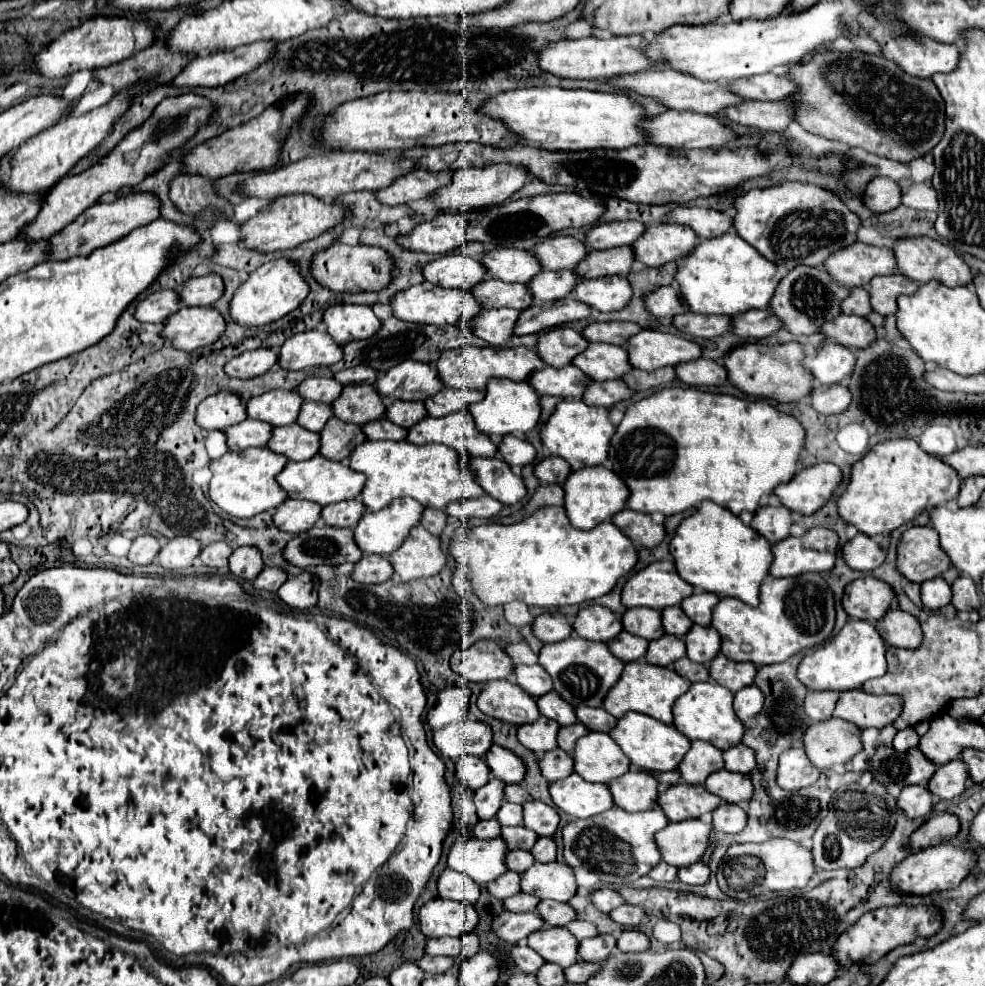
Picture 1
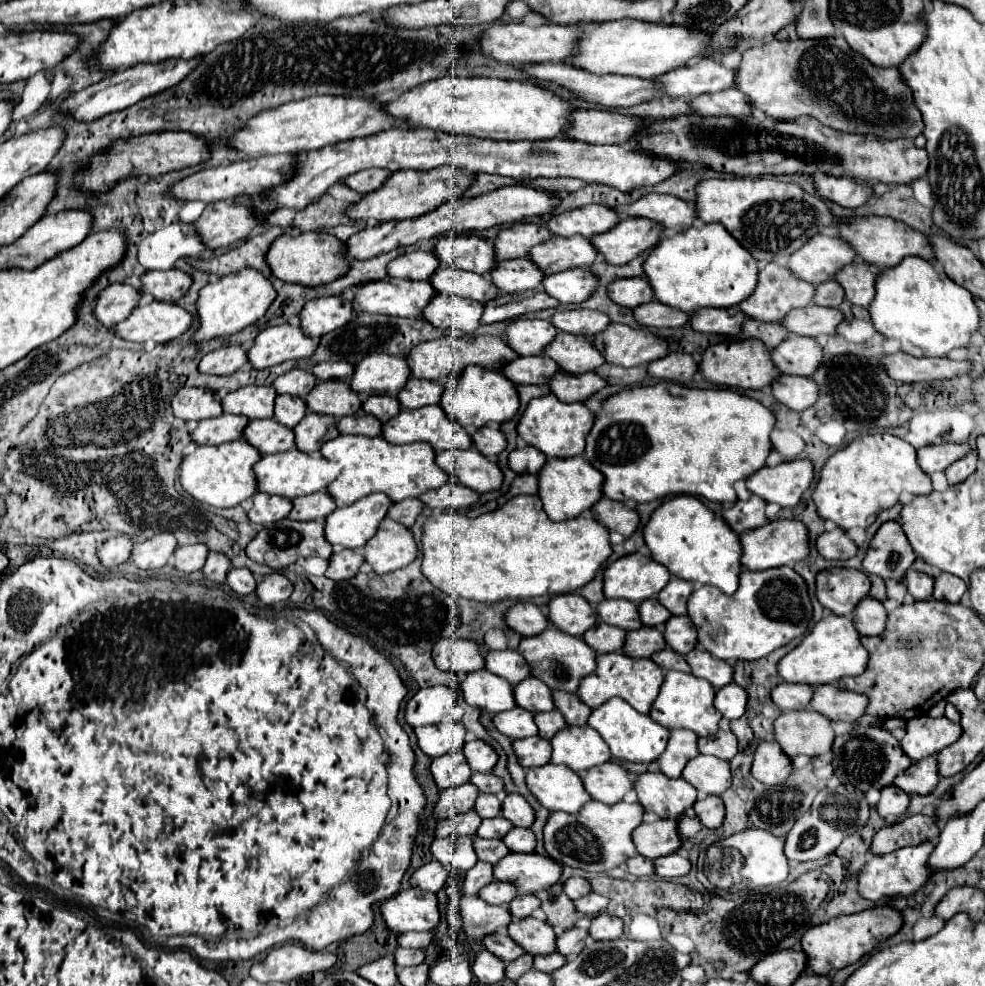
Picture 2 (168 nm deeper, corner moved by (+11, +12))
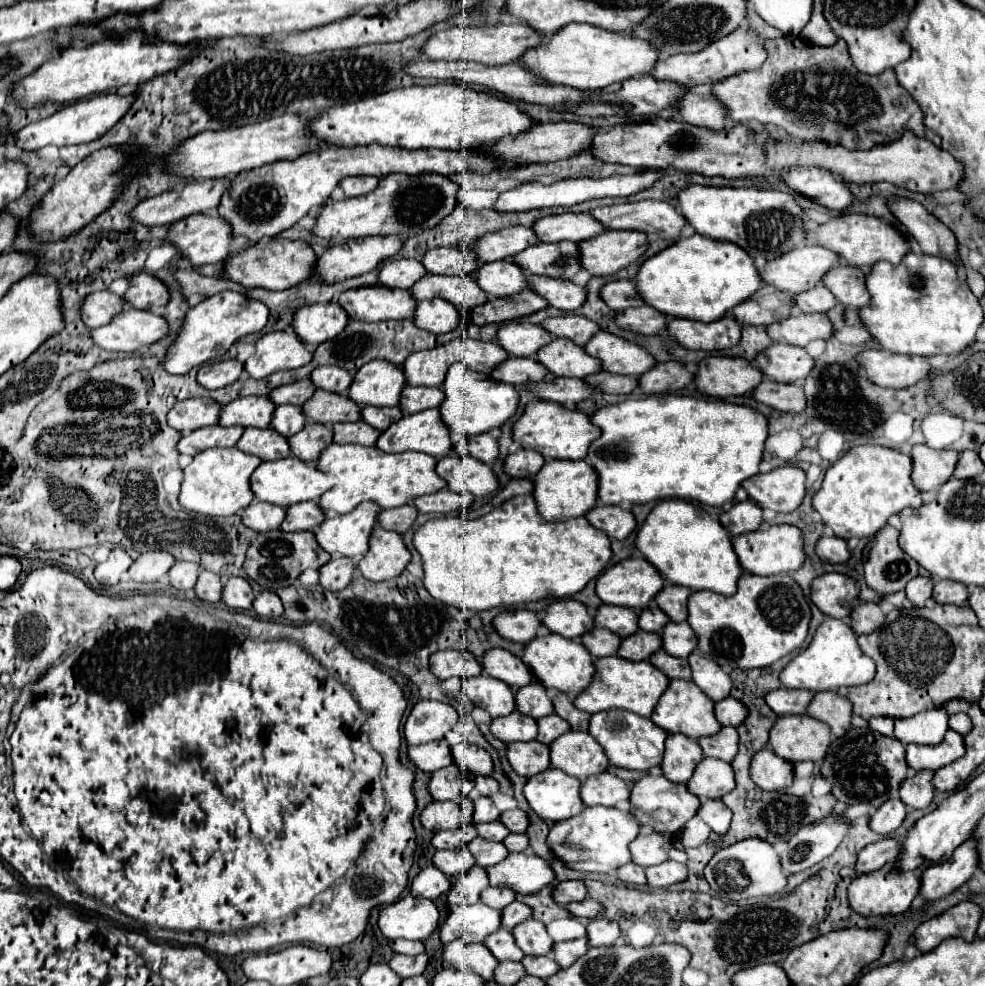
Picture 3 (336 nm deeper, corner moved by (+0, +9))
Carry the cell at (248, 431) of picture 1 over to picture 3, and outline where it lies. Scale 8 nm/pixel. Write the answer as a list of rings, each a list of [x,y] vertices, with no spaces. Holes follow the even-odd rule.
[[[214,424],[214,426],[198,428],[198,430],[182,436],[180,442],[176,444],[176,450],[180,454],[196,456],[198,452],[208,450],[208,448],[230,448],[230,446],[236,446],[242,432],[244,432],[244,428],[240,428],[240,426],[222,428],[222,426]]]

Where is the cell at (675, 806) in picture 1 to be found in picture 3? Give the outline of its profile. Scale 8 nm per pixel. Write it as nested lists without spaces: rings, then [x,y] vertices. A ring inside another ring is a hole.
[[[642,776],[640,780],[634,782],[632,794],[630,794],[630,804],[632,804],[632,816],[638,820],[640,826],[650,826],[654,832],[660,832],[664,836],[674,836],[684,828],[684,824],[698,812],[700,800],[698,796],[690,794],[686,790],[686,784],[674,784],[664,776]]]

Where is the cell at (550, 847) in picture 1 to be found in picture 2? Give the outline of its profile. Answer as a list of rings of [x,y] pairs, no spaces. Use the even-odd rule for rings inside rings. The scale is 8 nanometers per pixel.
[[[513,827],[505,835],[503,841],[511,851],[517,851],[517,853],[533,853],[535,845],[537,845],[537,839],[535,839],[533,831],[525,829],[525,827]]]

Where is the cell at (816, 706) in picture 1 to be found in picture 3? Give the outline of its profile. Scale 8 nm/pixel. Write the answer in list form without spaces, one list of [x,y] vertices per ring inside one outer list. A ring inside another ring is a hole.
[[[778,688],[768,692],[766,704],[772,708],[774,714],[786,716],[786,714],[806,714],[806,706],[810,704],[810,698],[814,694],[806,694],[806,690],[790,690],[790,688]]]

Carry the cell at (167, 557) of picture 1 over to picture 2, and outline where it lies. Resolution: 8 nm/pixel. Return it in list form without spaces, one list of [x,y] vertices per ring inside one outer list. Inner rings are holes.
[[[151,539],[151,541],[153,543],[147,543],[139,549],[137,545],[133,547],[131,561],[141,569],[157,569],[157,567],[167,565],[169,557],[177,549],[177,539]],[[137,559],[141,559],[141,563],[137,563]]]

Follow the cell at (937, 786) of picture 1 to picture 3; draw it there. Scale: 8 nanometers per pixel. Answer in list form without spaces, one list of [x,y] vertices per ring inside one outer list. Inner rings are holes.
[[[930,770],[916,772],[914,778],[908,776],[900,786],[900,800],[910,808],[926,808],[934,798],[932,776]]]

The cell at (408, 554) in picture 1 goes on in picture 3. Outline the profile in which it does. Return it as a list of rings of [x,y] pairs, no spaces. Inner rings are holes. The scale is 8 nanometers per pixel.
[[[374,528],[368,542],[368,552],[358,560],[356,568],[366,580],[384,582],[402,574],[410,562],[410,552],[406,550],[402,536],[392,530]]]

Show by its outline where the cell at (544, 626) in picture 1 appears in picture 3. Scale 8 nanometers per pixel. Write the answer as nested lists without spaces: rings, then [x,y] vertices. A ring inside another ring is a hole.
[[[508,610],[508,612],[498,614],[492,620],[494,630],[504,640],[520,642],[520,644],[526,644],[532,638],[536,638],[536,632],[538,632],[540,624],[542,624],[540,618],[530,610]]]

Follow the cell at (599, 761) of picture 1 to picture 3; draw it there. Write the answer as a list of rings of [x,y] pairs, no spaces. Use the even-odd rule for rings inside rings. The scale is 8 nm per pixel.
[[[576,730],[558,736],[550,744],[550,764],[578,780],[606,772],[610,766],[606,762],[606,754],[602,754],[602,746],[598,746],[588,732]]]

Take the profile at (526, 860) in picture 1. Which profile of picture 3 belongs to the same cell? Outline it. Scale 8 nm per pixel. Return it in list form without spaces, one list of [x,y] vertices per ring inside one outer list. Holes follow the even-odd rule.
[[[484,838],[470,840],[466,844],[466,848],[470,850],[470,854],[474,854],[476,864],[482,866],[482,868],[494,866],[508,856],[508,850],[506,850],[506,846],[502,846],[502,842],[490,842],[490,840],[484,840]]]

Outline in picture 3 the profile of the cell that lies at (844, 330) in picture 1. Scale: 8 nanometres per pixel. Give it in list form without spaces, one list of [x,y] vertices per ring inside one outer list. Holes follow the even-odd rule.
[[[792,314],[782,322],[774,322],[766,326],[766,334],[774,342],[788,342],[794,346],[806,346],[808,342],[822,338],[828,340],[832,336],[832,324],[826,314]]]

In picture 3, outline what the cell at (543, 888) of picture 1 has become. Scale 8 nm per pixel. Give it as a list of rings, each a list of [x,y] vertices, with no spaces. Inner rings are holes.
[[[508,854],[502,862],[486,868],[490,886],[506,886],[518,894],[534,894],[554,882],[548,862],[536,854]]]

